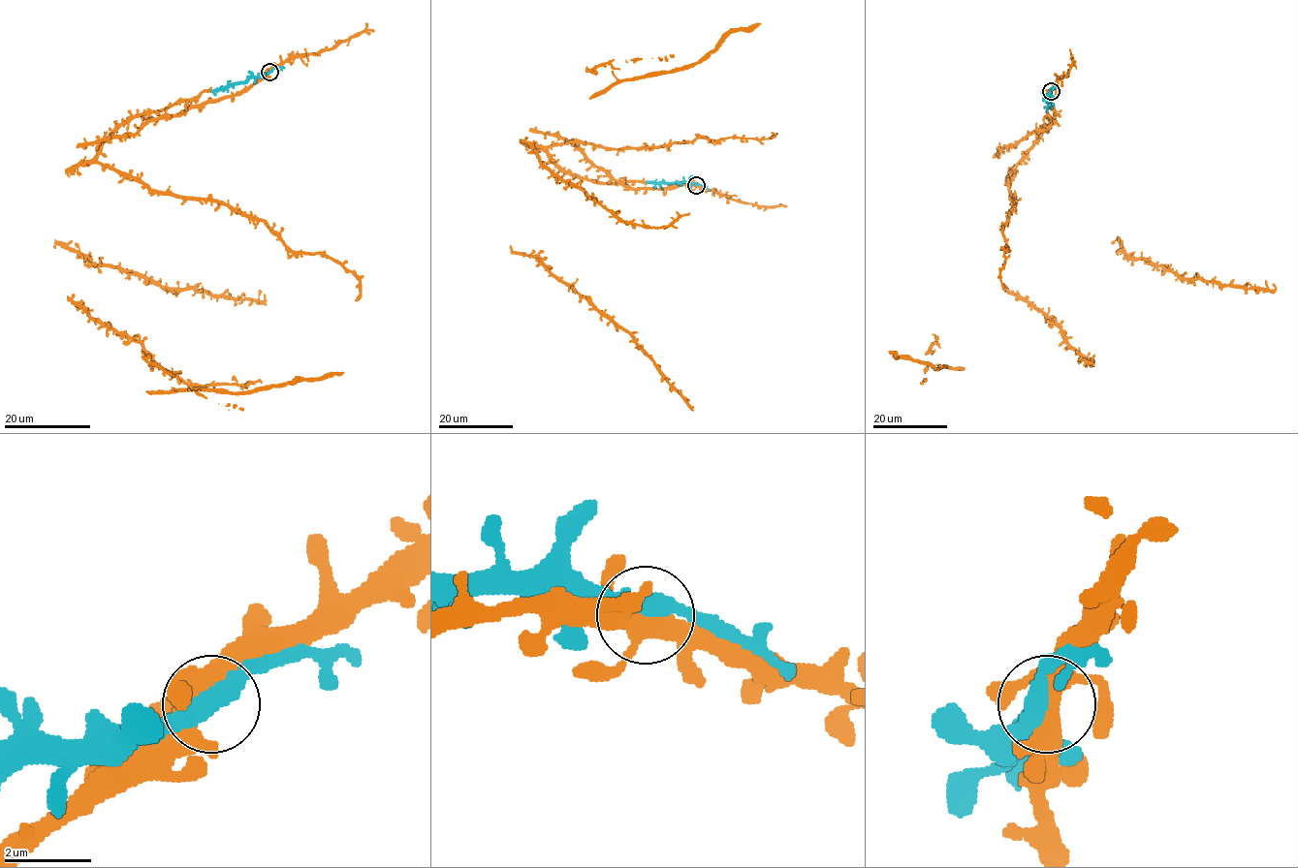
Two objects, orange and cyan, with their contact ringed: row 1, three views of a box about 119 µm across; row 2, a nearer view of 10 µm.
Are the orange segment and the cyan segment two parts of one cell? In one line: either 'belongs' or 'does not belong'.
belongs

